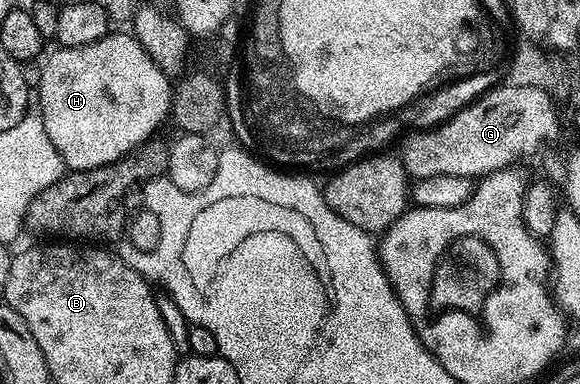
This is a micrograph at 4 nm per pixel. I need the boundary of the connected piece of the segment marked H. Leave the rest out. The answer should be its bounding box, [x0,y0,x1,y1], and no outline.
[35,32,174,171]

